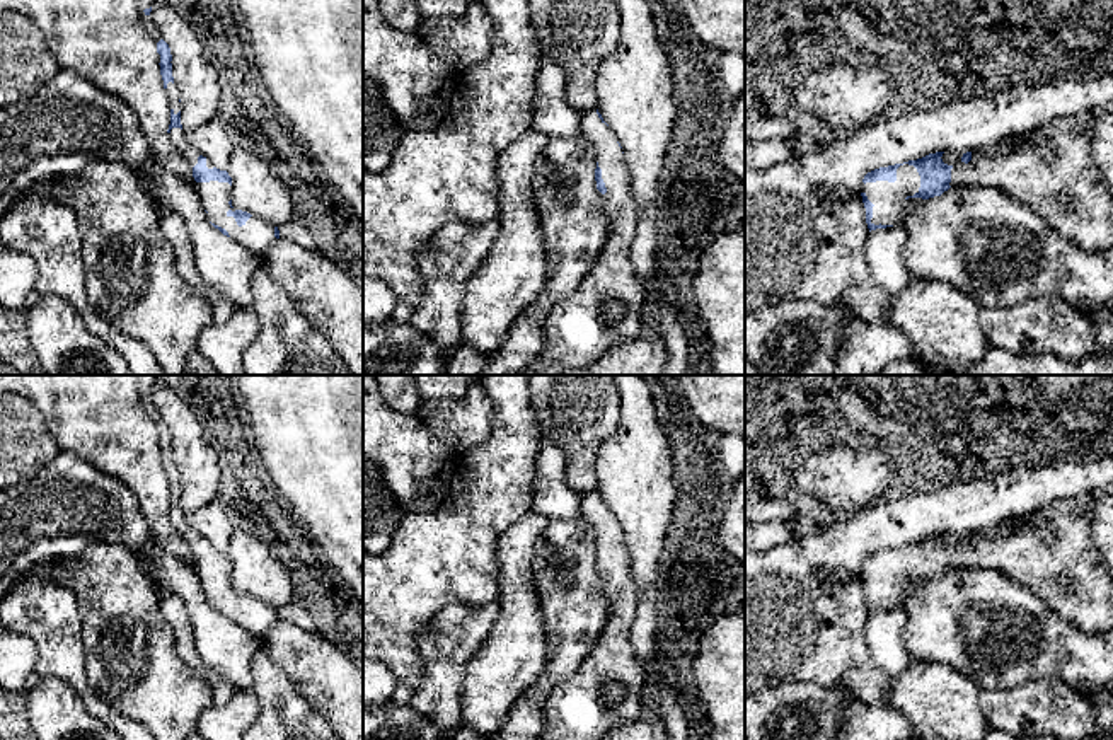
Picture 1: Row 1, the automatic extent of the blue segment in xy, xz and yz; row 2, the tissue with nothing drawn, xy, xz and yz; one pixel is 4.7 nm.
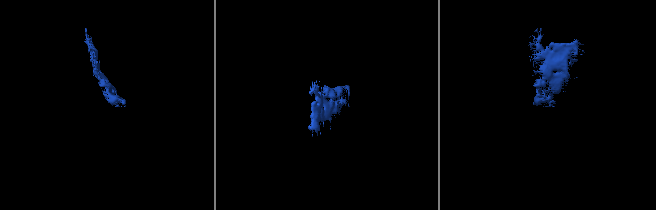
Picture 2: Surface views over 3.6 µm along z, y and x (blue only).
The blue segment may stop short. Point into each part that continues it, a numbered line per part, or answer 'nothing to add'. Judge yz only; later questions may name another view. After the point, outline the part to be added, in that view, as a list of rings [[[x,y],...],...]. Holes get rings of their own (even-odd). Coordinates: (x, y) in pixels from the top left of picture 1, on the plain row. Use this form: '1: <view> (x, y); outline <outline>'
1: yz (888, 580); outline [[[903,546],[897,551],[897,563],[866,564],[862,575],[874,587],[871,605],[900,607],[905,602],[903,583],[919,575],[920,558],[914,547]]]

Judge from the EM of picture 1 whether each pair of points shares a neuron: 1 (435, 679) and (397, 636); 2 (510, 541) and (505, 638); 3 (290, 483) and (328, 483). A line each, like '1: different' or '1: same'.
1: different
2: same
3: different

